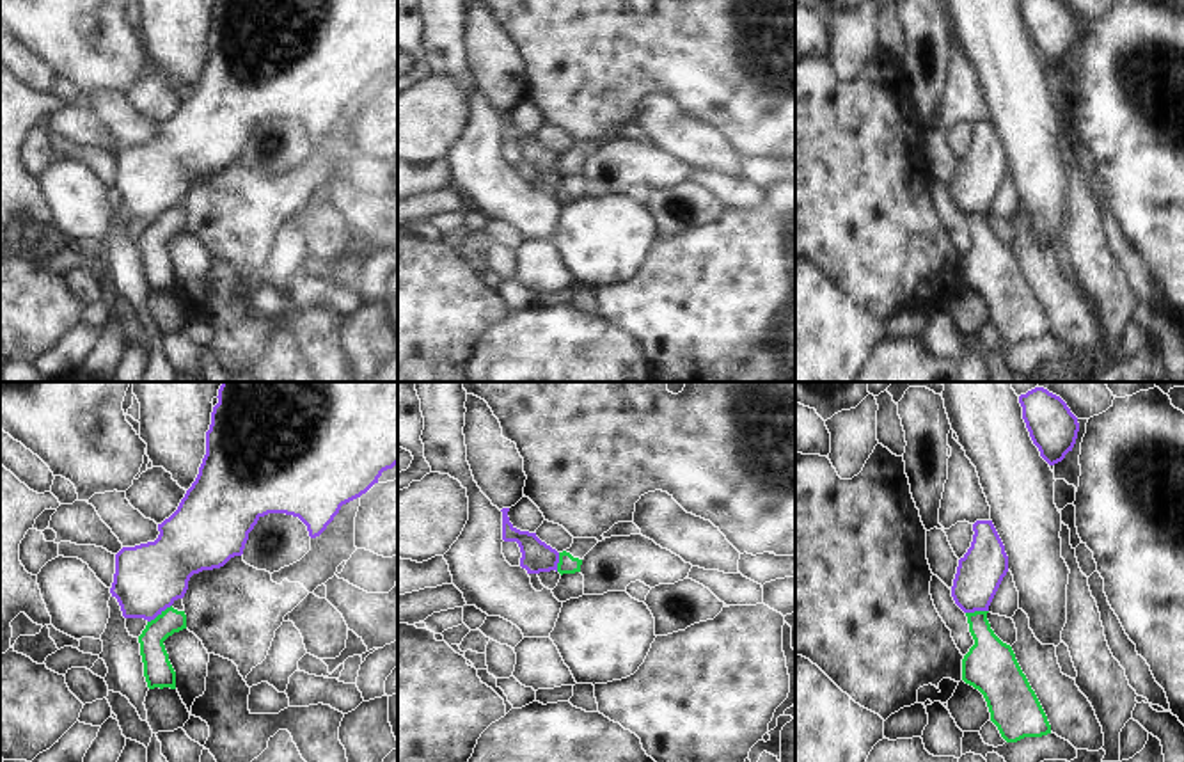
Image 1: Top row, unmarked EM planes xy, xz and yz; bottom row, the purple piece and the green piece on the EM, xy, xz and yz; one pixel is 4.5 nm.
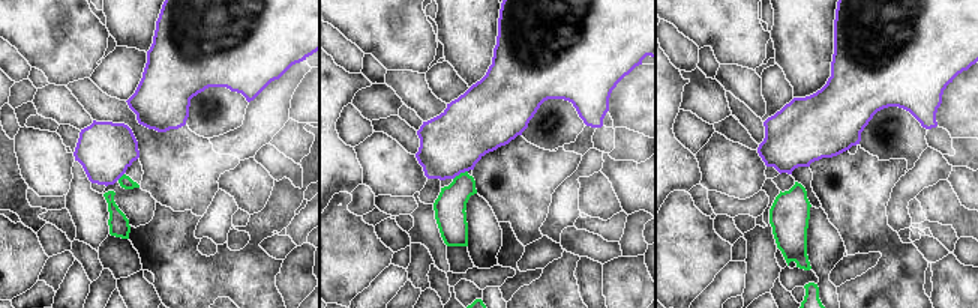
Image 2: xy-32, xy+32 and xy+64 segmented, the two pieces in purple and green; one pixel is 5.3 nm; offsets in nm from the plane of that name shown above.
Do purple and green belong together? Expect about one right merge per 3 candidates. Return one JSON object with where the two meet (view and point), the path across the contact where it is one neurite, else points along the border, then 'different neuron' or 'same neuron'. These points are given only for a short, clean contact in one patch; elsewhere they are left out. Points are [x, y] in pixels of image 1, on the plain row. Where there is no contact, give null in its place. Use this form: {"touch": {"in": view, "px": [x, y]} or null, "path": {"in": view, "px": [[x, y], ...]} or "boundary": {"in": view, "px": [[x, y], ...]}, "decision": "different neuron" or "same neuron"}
{"touch": {"in": "xy", "px": [158, 215]}, "boundary": {"in": "xy", "px": [[171, 206], [148, 224]]}, "decision": "different neuron"}

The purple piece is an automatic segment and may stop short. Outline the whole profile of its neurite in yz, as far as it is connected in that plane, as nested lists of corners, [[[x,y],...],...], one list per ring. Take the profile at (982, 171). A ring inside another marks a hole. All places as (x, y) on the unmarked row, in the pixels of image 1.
[[[992,123],[973,126],[973,144],[959,162],[951,199],[964,215],[989,213],[1008,174],[1008,158]]]

